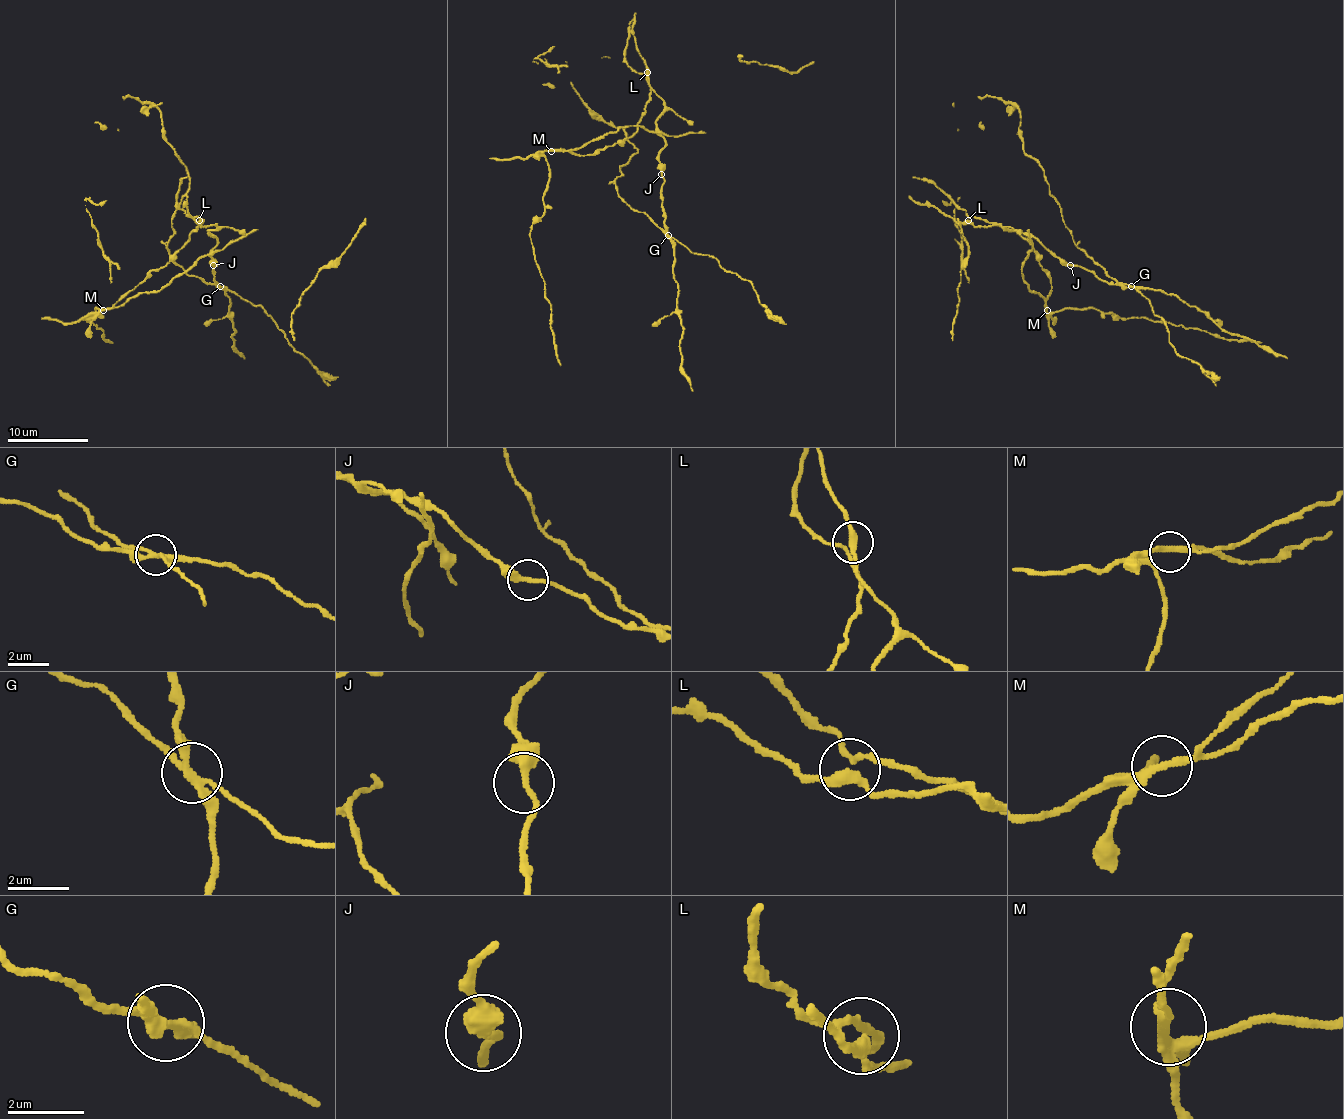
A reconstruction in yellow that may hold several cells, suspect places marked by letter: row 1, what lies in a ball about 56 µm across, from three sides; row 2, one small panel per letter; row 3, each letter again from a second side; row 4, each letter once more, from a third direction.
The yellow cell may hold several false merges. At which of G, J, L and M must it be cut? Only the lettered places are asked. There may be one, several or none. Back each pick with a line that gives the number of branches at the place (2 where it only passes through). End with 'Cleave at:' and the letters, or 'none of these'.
G: 4 branches meet
M: 2 branches meet
Cleave at: G, M

